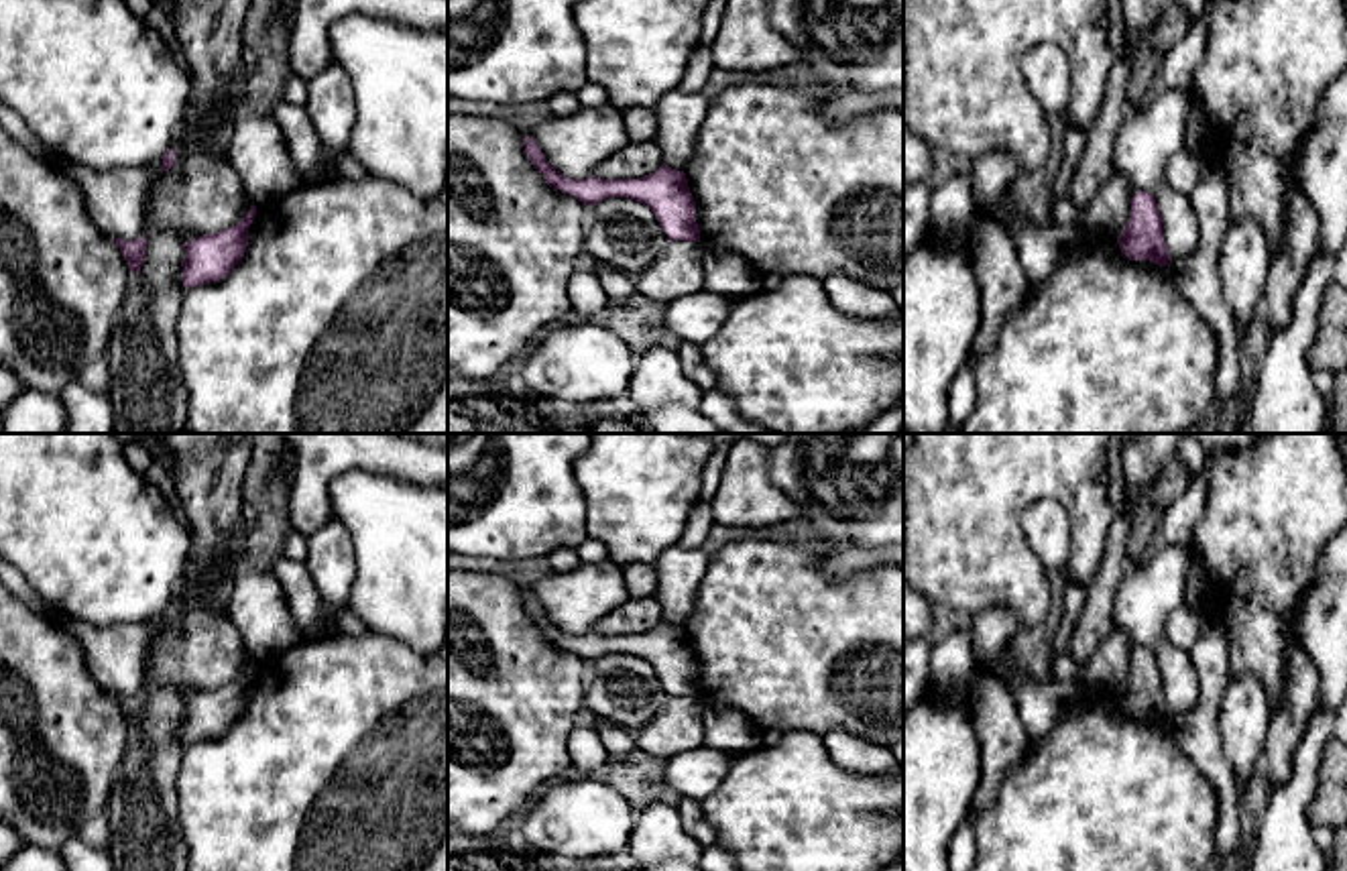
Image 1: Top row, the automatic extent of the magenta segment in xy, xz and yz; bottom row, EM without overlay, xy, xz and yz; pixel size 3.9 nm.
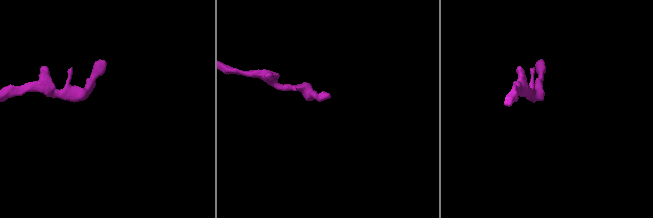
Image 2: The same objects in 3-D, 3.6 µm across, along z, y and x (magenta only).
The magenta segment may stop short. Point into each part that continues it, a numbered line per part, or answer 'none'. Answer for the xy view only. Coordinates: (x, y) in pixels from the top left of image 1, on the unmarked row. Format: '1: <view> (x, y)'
none

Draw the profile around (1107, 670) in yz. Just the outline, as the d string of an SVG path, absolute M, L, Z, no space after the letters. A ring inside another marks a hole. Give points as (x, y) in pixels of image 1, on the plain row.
M1115 629L1082 667L1082 682L1093 692L1119 692L1127 682L1133 643L1125 631Z

